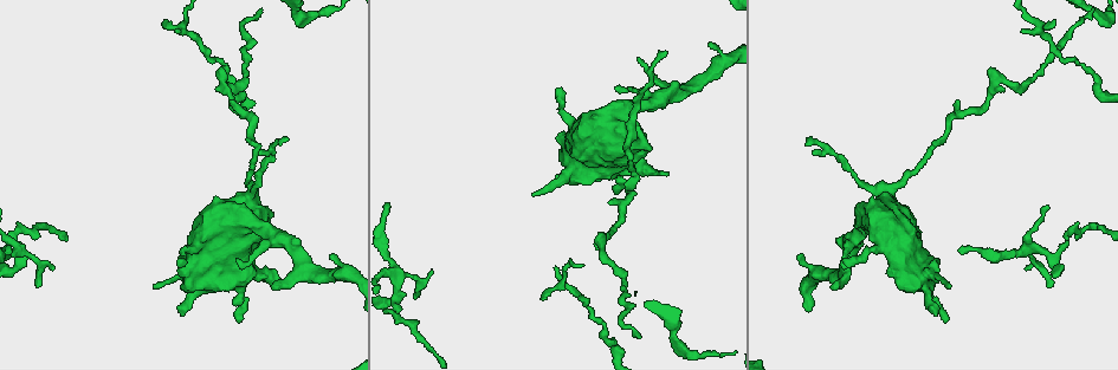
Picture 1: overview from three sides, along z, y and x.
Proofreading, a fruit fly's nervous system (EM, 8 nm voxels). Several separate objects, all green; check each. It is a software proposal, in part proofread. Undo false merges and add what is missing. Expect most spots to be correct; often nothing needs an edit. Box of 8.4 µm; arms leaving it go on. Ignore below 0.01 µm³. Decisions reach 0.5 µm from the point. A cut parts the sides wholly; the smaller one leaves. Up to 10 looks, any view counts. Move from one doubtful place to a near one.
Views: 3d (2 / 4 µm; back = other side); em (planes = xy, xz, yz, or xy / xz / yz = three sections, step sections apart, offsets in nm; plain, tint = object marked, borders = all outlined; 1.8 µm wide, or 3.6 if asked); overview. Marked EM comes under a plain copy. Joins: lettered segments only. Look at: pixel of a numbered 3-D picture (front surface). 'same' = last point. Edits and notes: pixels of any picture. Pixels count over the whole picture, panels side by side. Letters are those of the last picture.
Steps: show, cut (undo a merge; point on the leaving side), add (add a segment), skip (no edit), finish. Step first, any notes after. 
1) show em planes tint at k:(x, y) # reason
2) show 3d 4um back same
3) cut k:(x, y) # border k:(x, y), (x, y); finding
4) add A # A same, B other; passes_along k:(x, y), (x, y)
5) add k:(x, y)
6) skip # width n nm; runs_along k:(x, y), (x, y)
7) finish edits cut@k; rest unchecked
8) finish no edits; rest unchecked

show em 3.6um planes borders at 1:(556, 88) # branch stops here

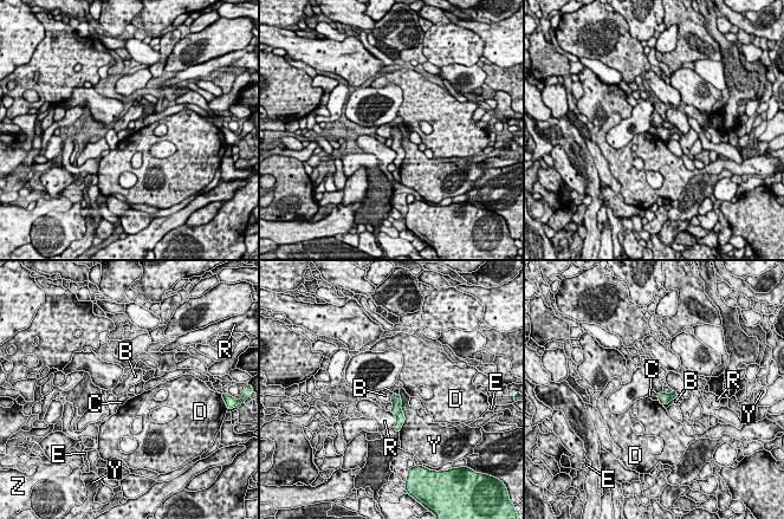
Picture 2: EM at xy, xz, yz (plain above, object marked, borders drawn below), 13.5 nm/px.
skip # longest_contact Y 550 nm; B other, C other, D other, E other, R other, Y other, Z other; runs_along 2:(394, 396), (399, 414), (399, 426); none of them fits

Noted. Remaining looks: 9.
show em 3.6um planes borders at 1:(534, 193) # tapers out

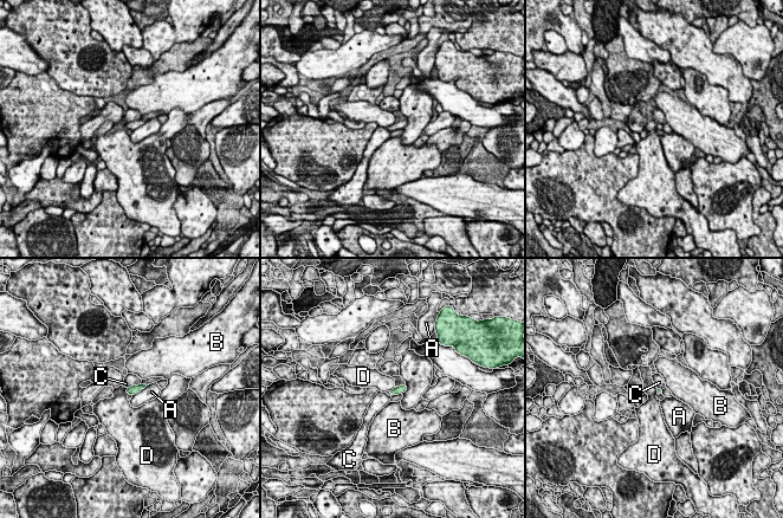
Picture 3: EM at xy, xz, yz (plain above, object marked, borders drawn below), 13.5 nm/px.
skip # A other, B other, C other, D other; none of them fits

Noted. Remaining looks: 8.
show em planes tint at 1:(236, 320)

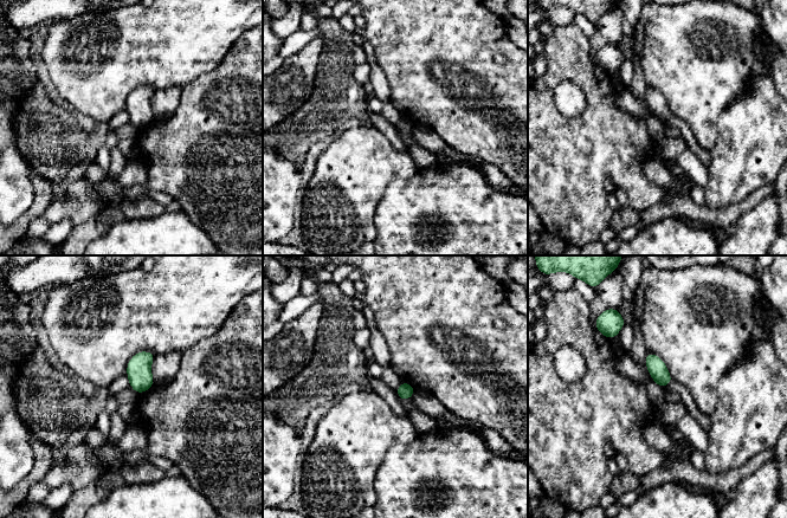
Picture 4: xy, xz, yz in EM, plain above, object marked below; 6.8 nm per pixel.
show em planes borders same

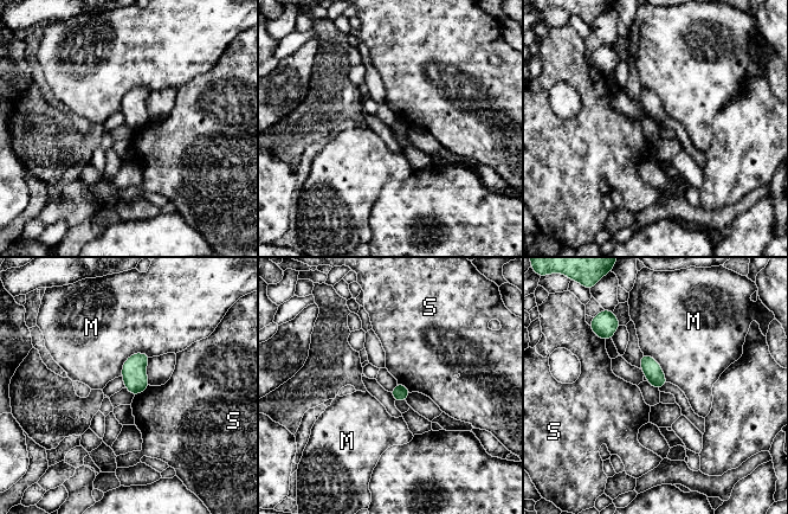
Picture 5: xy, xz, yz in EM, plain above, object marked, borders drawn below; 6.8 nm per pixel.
skip # M other, S other; border 5:(149, 385), (134, 397); none of them fits

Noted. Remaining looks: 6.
show em 3.6um planes tint at 1:(603, 247) # abrupt turn

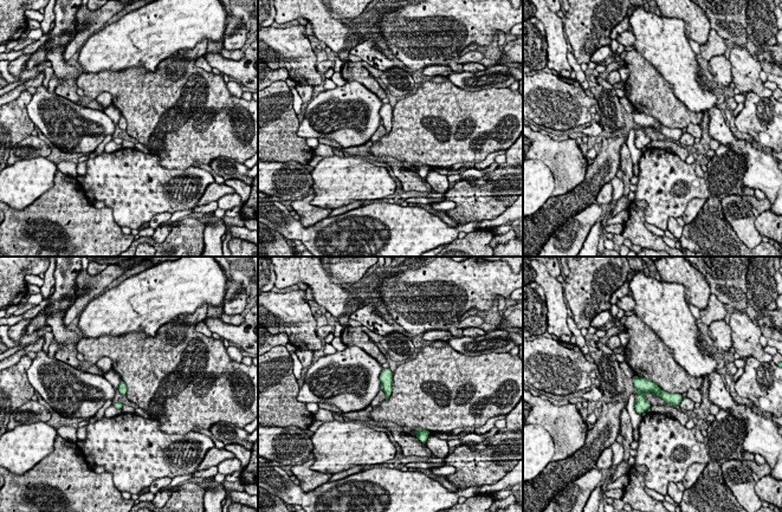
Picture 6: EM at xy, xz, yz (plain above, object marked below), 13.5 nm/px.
show em 3.6um planes borders same

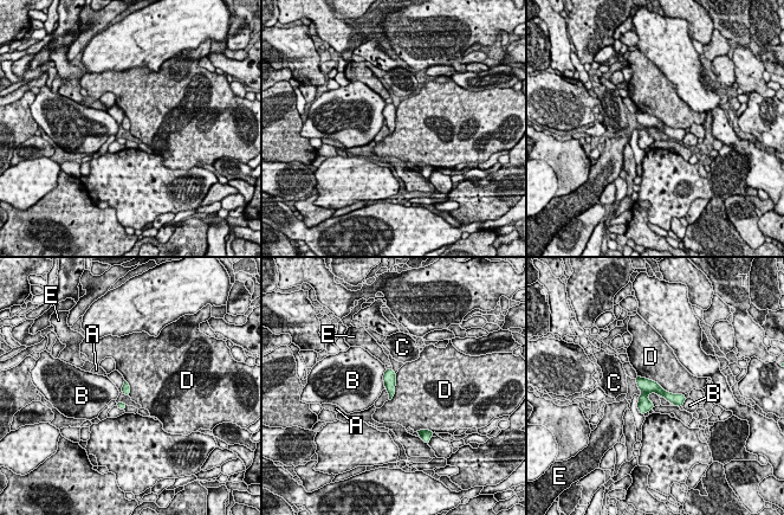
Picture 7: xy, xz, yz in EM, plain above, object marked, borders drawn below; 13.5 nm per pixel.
skip # A other, B other, C other, D other, E other; runs_along 7:(681, 397), (650, 390), (642, 410); continuous, no second cell

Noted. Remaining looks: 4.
finish no edits; rest unchecked

